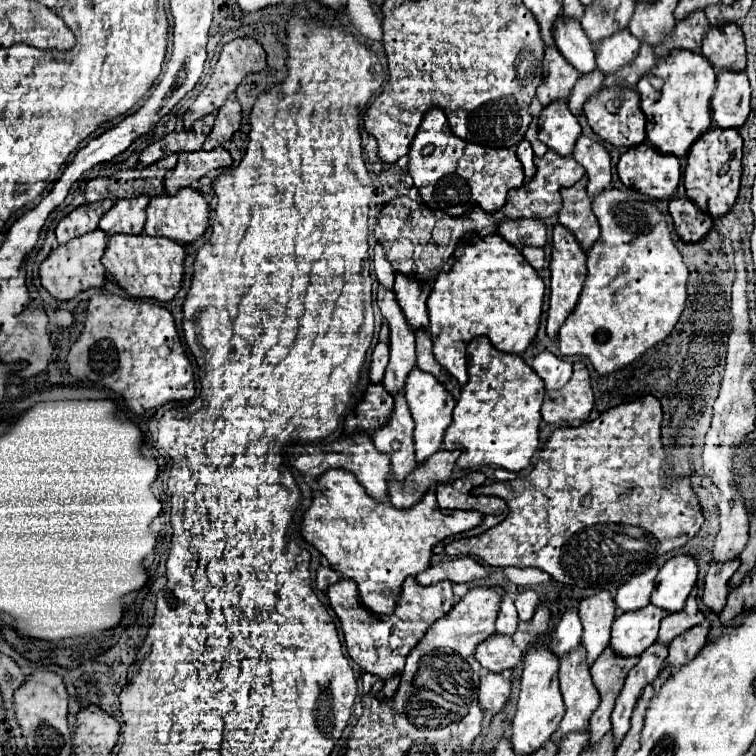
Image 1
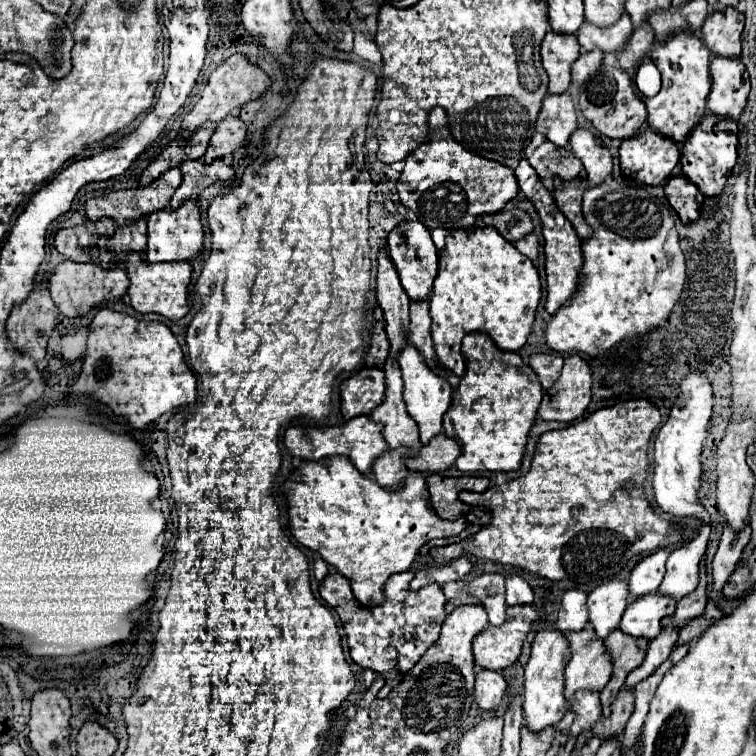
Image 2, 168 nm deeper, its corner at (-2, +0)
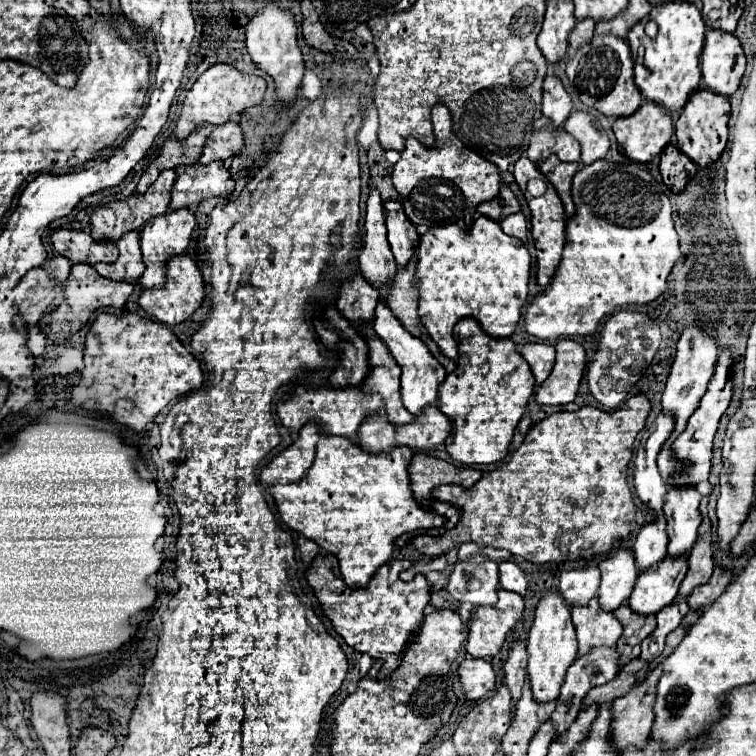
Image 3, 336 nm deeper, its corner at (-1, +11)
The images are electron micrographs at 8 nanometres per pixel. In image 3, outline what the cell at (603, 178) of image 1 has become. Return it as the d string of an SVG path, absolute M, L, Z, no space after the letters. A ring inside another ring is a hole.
M573 111L565 121L565 131L571 133L581 145L581 163L591 165L597 159L603 159L609 151L609 137L605 131L599 131L593 123L591 113Z

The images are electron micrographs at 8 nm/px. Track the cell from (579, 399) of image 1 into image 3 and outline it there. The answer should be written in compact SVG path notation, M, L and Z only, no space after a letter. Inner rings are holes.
M561 339L557 345L557 361L547 377L535 393L537 403L541 405L567 405L575 399L579 391L579 383L585 369L585 349L571 341Z

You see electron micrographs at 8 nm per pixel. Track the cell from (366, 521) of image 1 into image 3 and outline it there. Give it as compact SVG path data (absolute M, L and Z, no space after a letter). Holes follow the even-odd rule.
M309 421L299 431L299 437L261 469L259 483L273 497L281 521L293 531L315 541L321 549L333 553L339 561L343 581L349 587L359 589L365 587L373 573L391 559L395 547L393 541L399 535L423 527L431 529L435 523L445 523L445 517L421 509L413 499L407 473L411 457L413 451L405 445L395 447L387 455L367 453L357 445L357 441L347 441L347 437L327 437L327 433L319 429L317 421Z

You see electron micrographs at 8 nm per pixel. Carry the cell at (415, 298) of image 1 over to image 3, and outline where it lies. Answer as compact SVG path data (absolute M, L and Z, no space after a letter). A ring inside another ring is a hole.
M385 201L383 209L385 209L385 225L395 261L397 265L407 265L411 255L415 253L419 235L415 233L415 227L407 221L403 213L403 205L399 201Z

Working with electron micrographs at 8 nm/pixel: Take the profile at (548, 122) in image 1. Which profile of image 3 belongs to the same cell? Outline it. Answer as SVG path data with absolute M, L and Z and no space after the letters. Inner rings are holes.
M547 75L543 83L543 115L549 117L555 127L559 127L565 123L571 109L573 109L573 103L561 79L555 75Z

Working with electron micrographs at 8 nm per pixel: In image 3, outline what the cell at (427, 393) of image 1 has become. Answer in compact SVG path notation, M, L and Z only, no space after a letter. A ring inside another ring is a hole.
M381 301L377 303L375 313L373 313L373 329L375 329L377 337L381 337L381 341L385 343L385 347L391 351L393 359L401 367L401 397L403 397L403 405L407 407L409 413L419 415L425 405L437 401L437 389L439 389L439 385L443 383L443 379L447 375L443 365L429 353L429 349L425 347L425 343L421 339L413 337L407 329L403 329L399 319Z

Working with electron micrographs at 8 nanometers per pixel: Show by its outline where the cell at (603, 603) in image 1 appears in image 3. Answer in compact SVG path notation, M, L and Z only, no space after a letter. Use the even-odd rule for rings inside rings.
M617 549L599 565L601 569L601 587L599 587L599 603L605 611L615 611L635 587L639 569L635 569L635 555L631 549Z

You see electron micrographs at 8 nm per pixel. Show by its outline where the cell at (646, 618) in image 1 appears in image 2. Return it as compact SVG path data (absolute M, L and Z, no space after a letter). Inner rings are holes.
M648 594L636 598L628 604L620 622L620 630L634 638L654 640L662 632L660 620L672 614L674 610L676 610L674 598L666 598L660 594Z

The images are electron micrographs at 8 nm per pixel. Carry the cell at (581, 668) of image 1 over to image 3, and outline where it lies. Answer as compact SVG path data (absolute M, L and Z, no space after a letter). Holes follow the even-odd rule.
M593 597L587 605L575 605L571 613L573 625L577 629L579 655L585 655L599 645L613 647L623 633L623 627L619 621L615 621L615 615L603 613L603 609L599 609L597 597Z

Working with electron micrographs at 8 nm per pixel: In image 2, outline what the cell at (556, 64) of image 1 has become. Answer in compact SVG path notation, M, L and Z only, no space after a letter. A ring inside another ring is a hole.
M548 32L542 42L542 64L548 72L550 94L562 94L570 86L570 70L580 56L580 44L576 36L558 36L556 32Z

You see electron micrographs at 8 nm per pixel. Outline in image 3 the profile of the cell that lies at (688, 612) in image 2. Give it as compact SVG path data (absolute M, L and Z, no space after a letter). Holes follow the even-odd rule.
M703 497L703 505L701 505L701 513L703 513L703 525L699 527L699 541L695 541L691 553L689 553L689 571L681 583L679 589L679 597L689 597L691 591L703 583L709 581L711 573L713 573L713 537L711 537L711 523L707 517L707 501L709 497Z

